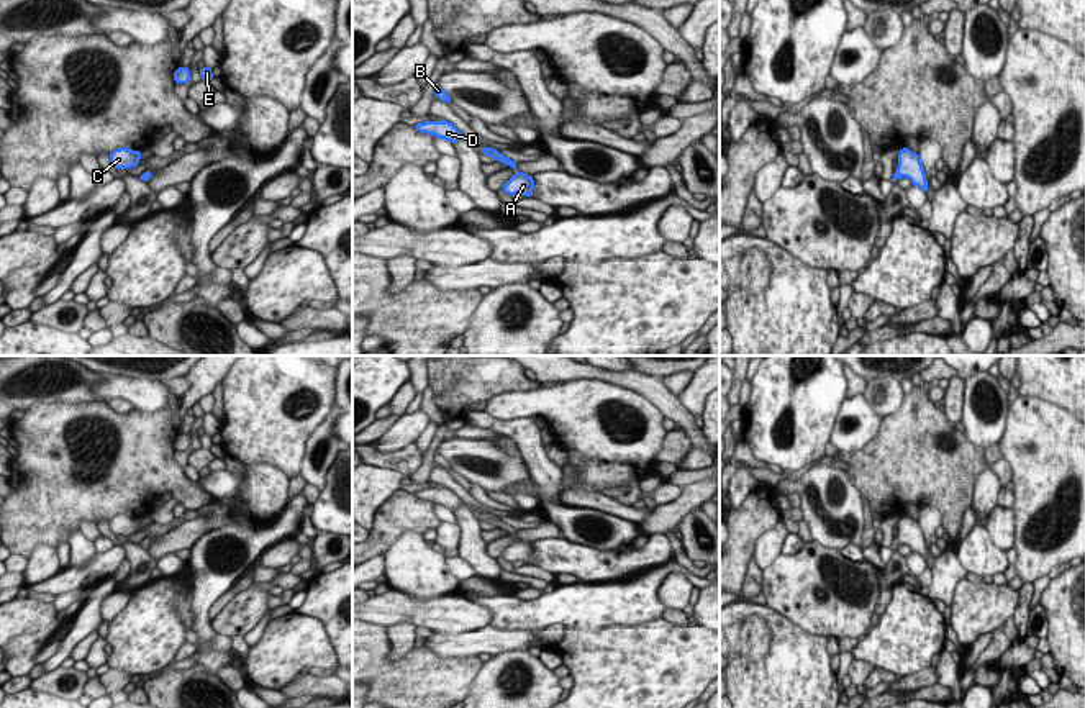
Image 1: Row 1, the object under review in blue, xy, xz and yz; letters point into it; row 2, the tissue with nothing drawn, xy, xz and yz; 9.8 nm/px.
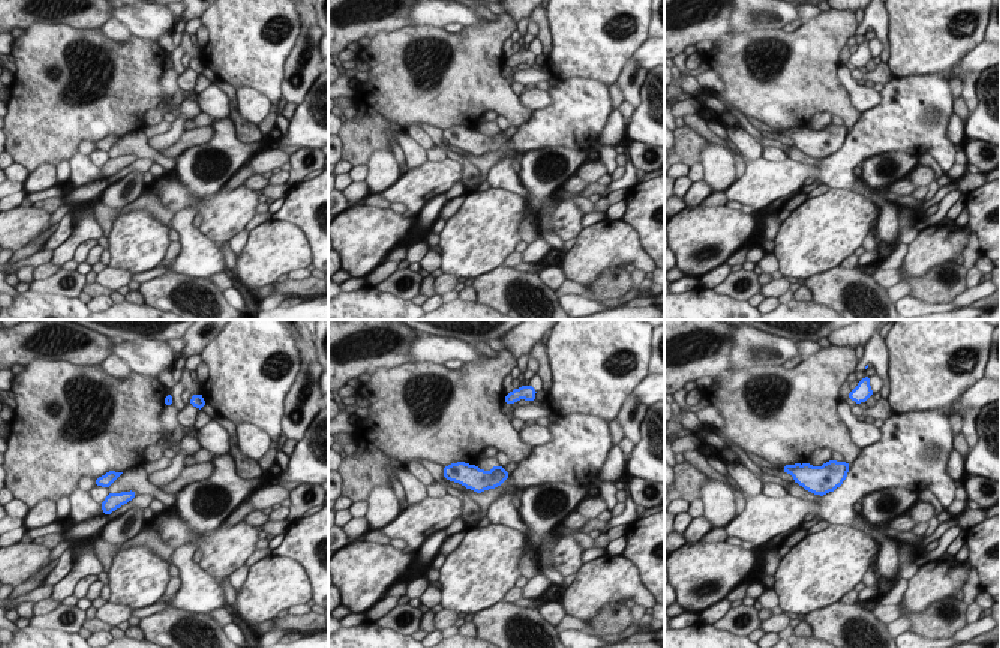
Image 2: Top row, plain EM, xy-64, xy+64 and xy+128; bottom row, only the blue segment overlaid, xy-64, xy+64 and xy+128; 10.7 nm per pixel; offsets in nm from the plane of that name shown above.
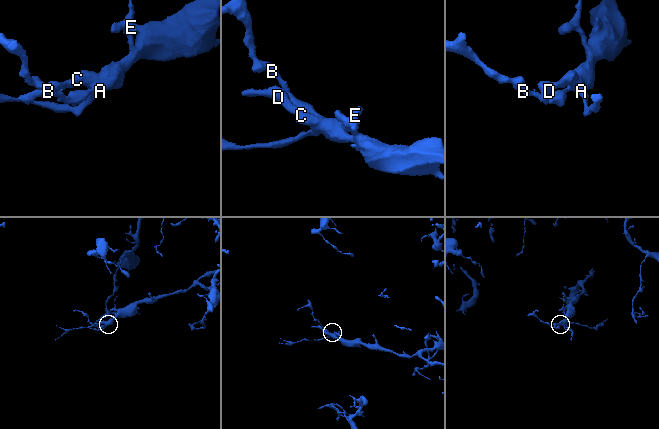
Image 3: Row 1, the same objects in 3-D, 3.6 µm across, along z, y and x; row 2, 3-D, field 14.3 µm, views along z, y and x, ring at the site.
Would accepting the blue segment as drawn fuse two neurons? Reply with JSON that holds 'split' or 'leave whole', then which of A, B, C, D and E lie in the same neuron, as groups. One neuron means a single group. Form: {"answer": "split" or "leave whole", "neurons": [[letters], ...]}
{"answer": "leave whole", "neurons": [["A", "B", "C", "D", "E"]]}

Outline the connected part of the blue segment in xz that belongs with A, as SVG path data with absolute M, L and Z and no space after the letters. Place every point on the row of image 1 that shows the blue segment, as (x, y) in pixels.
M482 148L482 152L485 156L493 157L495 161L500 161L502 164L515 169L515 172L516 172L515 177L510 179L502 188L505 193L508 193L508 195L523 193L524 197L533 197L533 188L534 188L533 175L521 174L516 169L518 164L515 161L511 161L510 157L500 154L498 149Z

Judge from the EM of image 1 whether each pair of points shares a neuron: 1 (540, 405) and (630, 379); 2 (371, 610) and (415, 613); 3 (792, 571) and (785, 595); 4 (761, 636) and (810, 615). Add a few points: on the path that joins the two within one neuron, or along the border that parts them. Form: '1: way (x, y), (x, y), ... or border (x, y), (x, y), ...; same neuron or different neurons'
1: border (577, 379), (610, 381), (633, 389), (649, 400); different neurons
2: way (382, 610), (404, 610); same neuron
3: way (792, 577), (792, 589); same neuron
4: border (766, 605), (803, 630), (828, 636); different neurons

